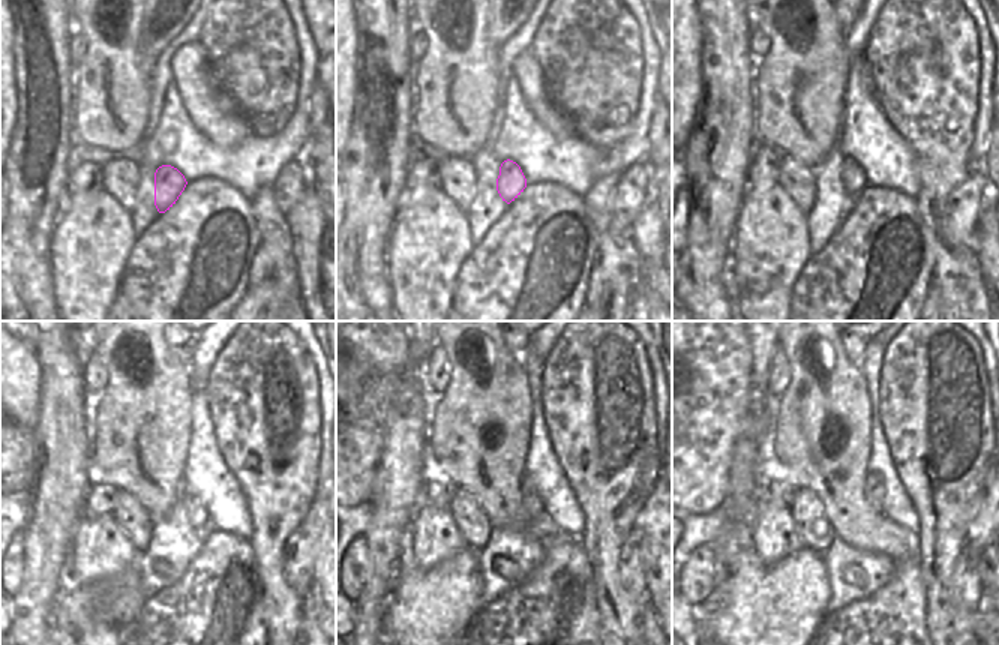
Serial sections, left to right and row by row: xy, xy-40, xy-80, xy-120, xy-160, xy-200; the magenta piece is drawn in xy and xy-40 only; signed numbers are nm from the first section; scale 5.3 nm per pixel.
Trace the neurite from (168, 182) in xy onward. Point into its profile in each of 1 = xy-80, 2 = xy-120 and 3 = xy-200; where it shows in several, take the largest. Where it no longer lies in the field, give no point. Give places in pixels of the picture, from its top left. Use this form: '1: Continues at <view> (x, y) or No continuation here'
1: Continues at xy-80 (852, 177)
2: Continues at xy-120 (197, 513)
3: Continues at xy-200 (875, 491)

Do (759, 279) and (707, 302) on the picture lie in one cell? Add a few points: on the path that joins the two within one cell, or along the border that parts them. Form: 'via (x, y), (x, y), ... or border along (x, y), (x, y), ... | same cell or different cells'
border along (731, 255), (728, 263), (728, 288), (734, 305) | different cells

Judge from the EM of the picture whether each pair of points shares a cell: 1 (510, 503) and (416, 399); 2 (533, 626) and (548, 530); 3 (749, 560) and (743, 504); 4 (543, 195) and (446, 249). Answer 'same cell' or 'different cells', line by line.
1: different cells
2: different cells
3: different cells
4: different cells

